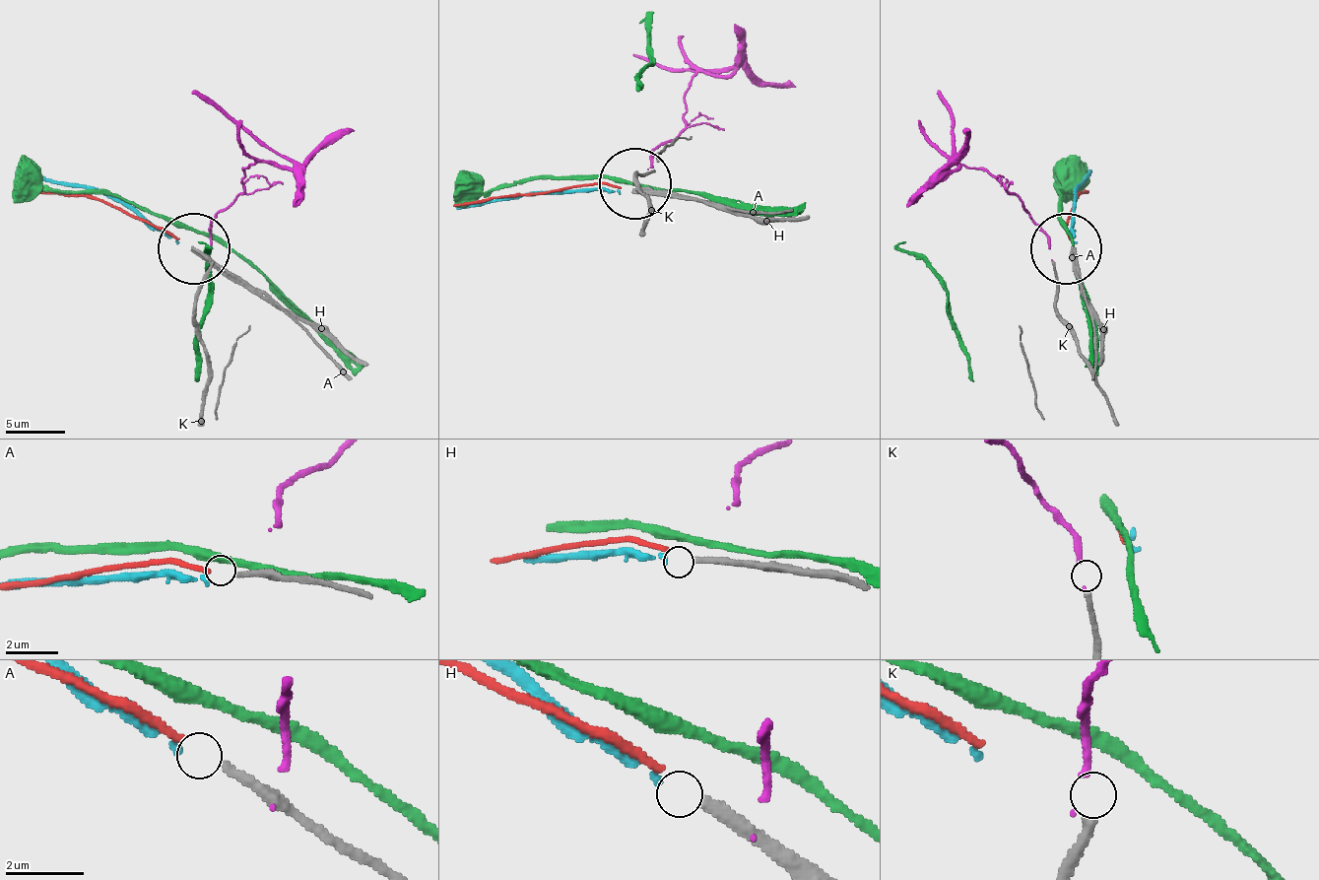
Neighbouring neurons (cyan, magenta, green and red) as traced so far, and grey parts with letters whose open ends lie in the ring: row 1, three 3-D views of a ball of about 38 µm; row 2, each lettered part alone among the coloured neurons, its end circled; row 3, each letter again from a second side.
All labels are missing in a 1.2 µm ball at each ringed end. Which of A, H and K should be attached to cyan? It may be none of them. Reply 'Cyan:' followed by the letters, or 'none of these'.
Cyan: H

